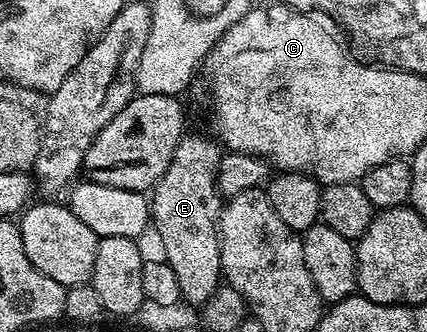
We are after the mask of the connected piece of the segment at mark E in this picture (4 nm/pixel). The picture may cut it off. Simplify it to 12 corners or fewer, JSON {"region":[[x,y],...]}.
{"region":[[186,133],[151,191],[151,226],[182,299],[223,282],[223,150]]}

